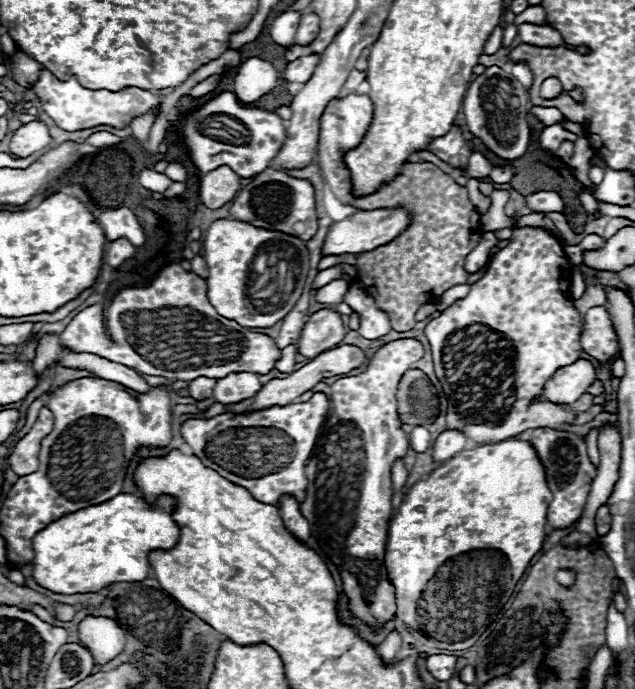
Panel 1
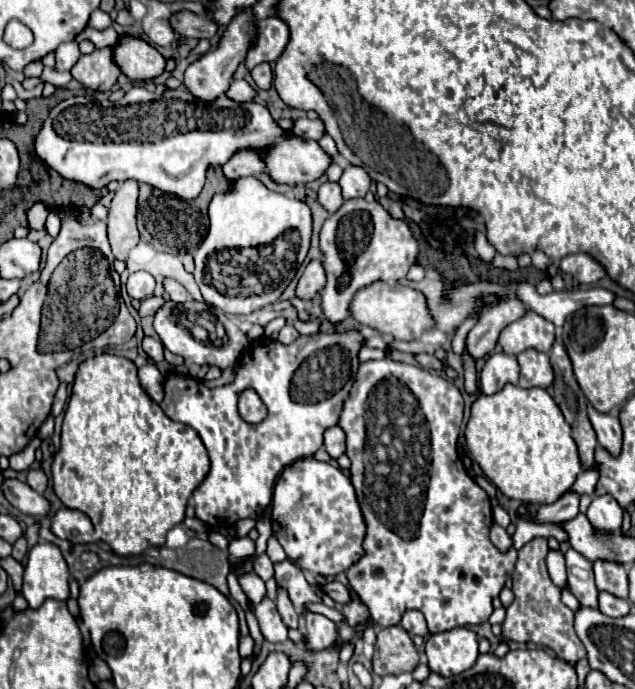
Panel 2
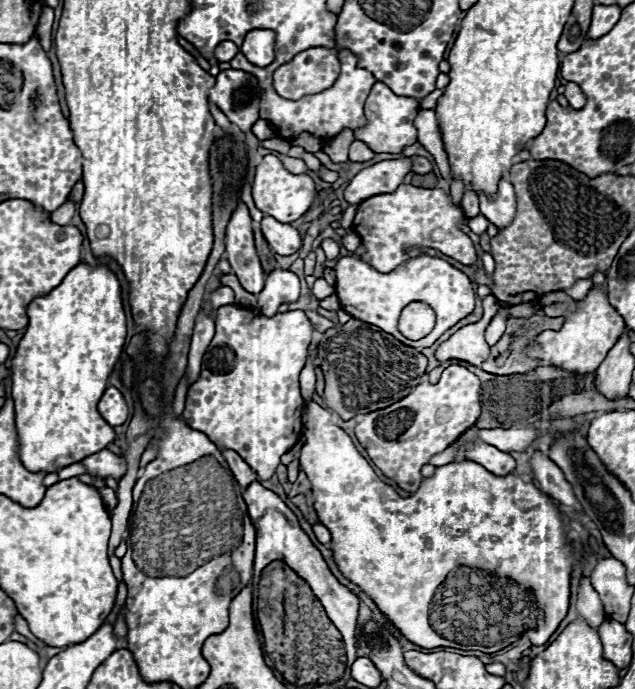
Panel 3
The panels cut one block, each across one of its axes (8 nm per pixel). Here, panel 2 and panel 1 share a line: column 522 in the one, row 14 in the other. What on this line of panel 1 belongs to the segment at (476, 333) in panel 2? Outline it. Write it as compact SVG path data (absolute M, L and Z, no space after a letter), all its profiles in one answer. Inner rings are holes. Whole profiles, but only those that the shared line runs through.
M304 14L302 20L300 20L300 26L298 26L298 32L294 36L294 44L298 46L308 46L312 44L312 40L316 38L320 30L320 20L316 14Z

